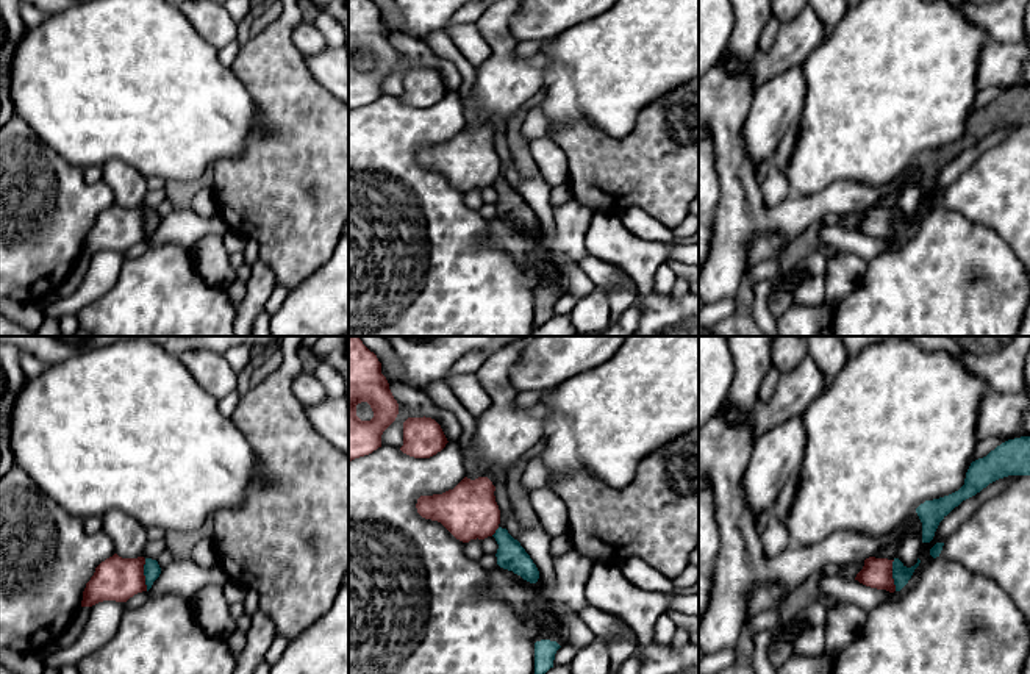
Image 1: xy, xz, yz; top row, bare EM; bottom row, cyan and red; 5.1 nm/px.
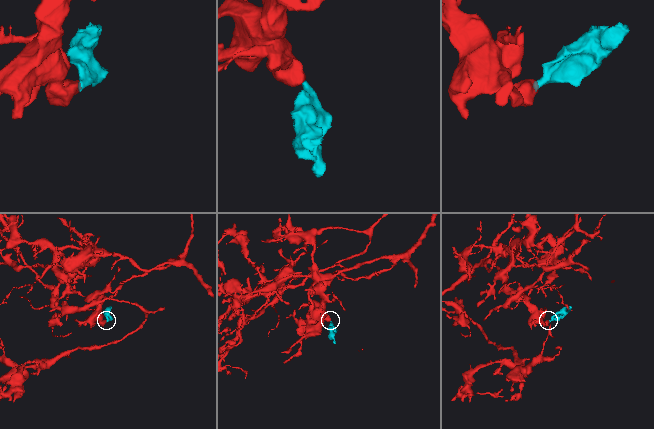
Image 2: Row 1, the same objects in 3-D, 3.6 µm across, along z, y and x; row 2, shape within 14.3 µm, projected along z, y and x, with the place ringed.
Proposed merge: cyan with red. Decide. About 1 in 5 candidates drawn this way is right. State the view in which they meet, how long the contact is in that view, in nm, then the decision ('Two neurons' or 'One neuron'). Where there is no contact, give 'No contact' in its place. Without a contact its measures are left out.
Touches cyan in xy. Shared border 170 nm. Two neurons

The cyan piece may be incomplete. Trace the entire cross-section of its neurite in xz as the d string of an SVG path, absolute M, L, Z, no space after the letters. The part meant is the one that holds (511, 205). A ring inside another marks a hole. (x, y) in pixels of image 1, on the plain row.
M499 177L492 186L499 194L495 203L497 214L503 219L513 220L530 233L536 233L539 220L520 192L502 177Z

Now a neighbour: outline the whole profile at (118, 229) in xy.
M117 203L102 211L83 241L81 256L103 250L127 252L147 241L144 225L145 208L122 208Z

